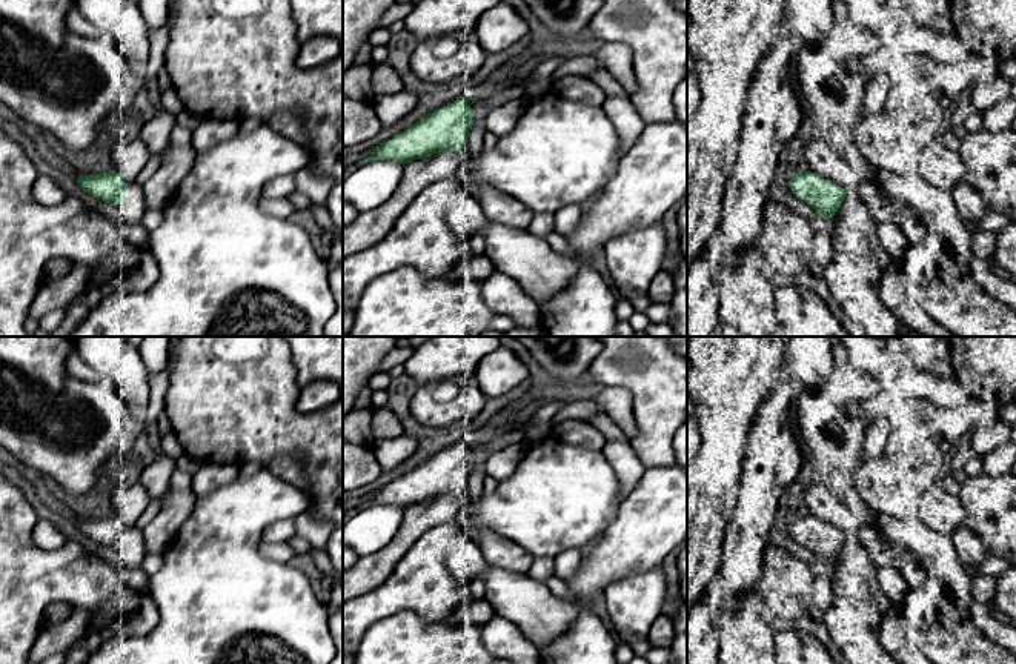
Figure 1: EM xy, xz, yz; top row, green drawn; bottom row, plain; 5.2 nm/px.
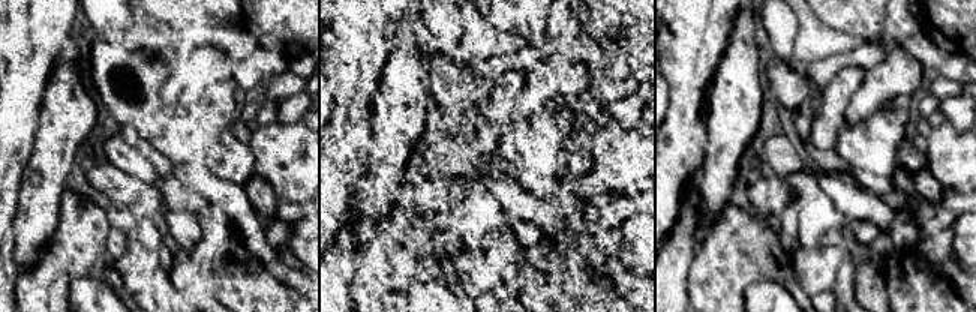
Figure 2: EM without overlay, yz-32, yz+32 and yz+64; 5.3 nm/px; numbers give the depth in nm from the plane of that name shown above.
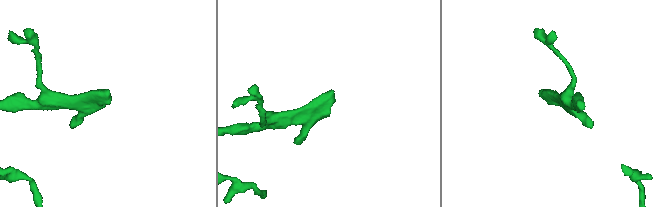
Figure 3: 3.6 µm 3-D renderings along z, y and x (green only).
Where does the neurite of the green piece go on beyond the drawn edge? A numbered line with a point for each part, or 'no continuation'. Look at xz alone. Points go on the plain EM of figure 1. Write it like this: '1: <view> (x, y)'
1: xz (478, 449)

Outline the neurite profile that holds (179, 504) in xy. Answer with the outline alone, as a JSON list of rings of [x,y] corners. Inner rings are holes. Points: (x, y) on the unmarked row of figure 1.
[[[169,489],[157,516],[141,529],[146,552],[164,553],[178,529],[191,516],[197,496],[192,490]]]

